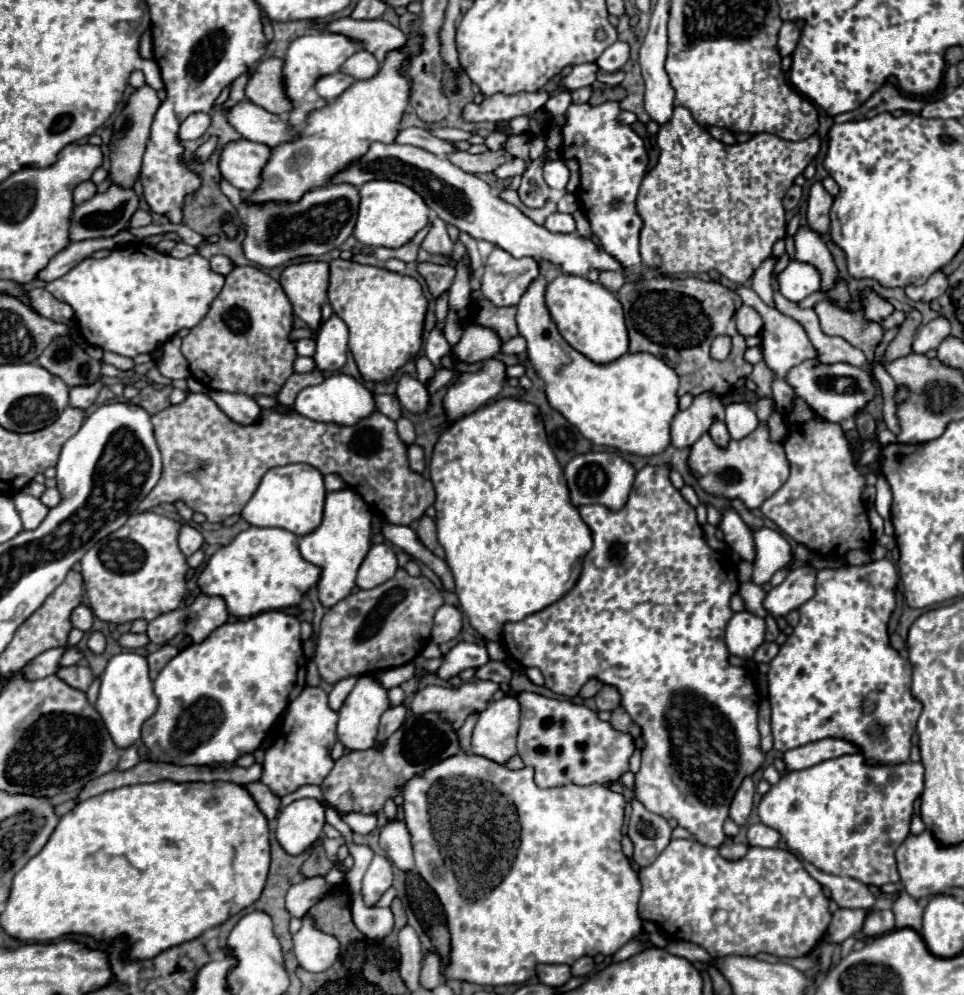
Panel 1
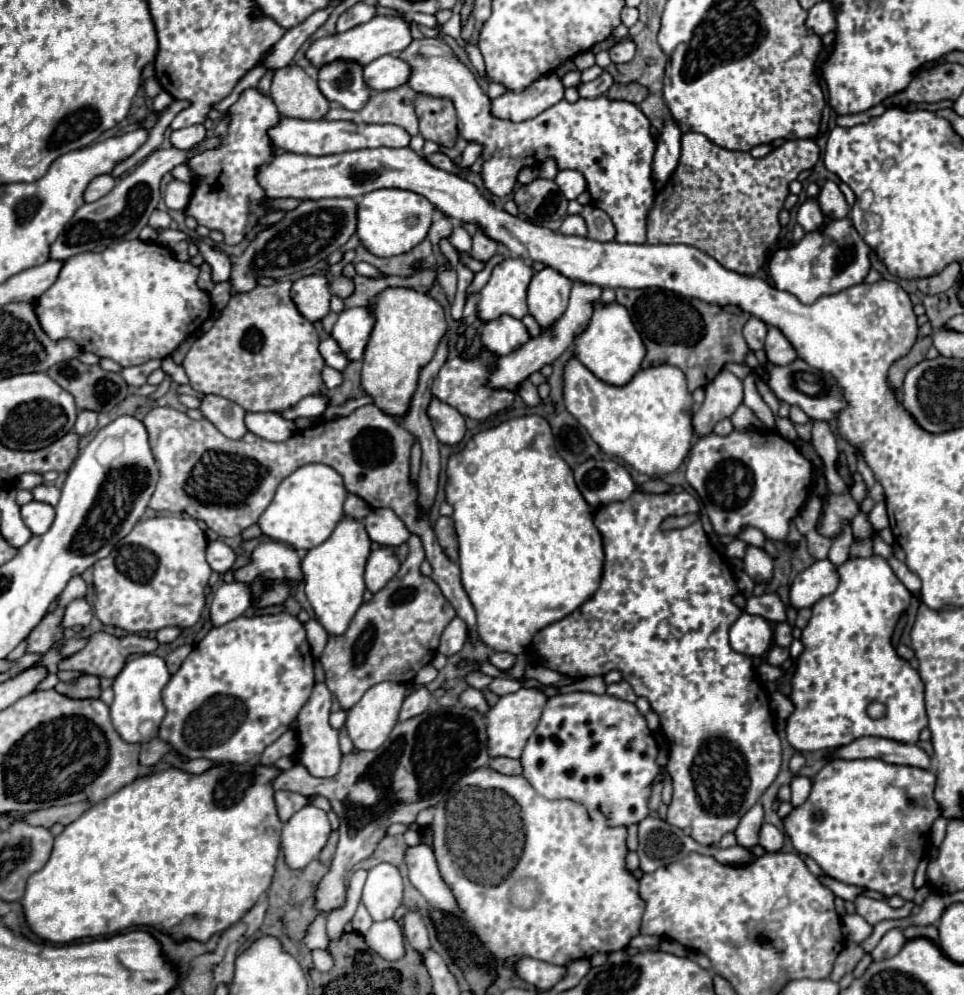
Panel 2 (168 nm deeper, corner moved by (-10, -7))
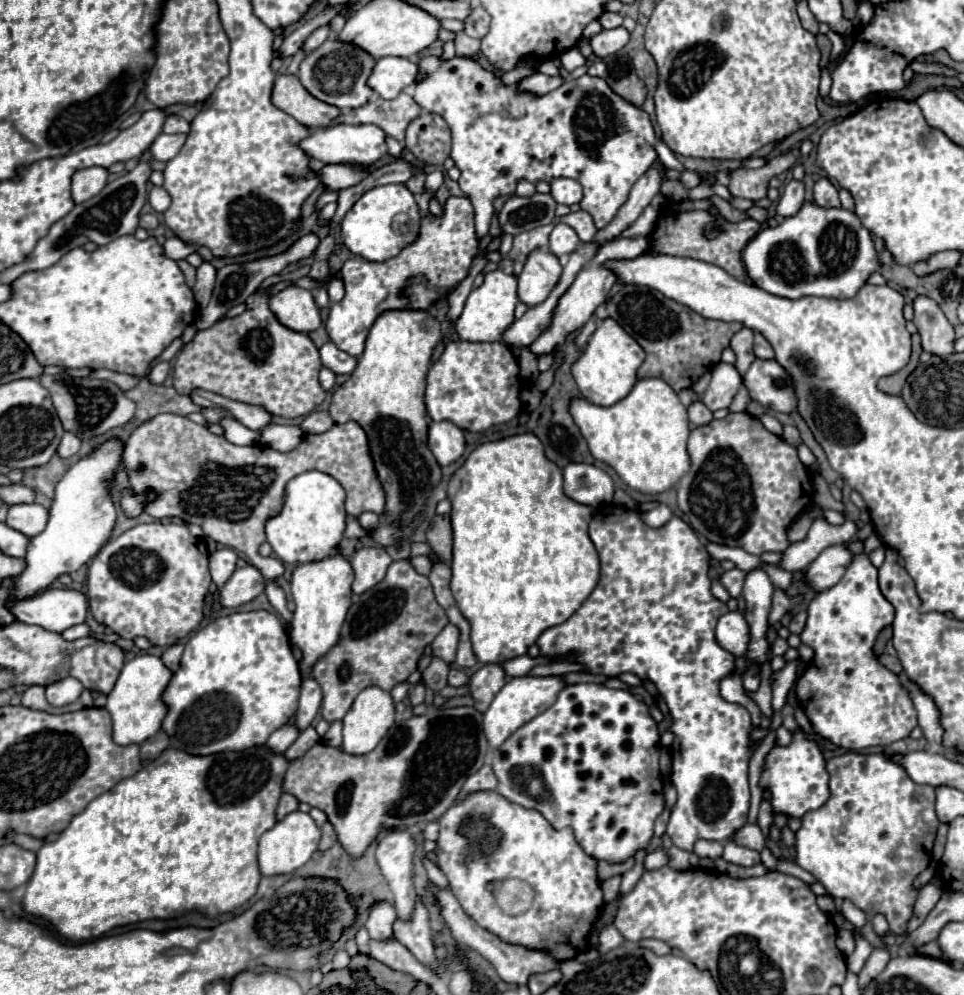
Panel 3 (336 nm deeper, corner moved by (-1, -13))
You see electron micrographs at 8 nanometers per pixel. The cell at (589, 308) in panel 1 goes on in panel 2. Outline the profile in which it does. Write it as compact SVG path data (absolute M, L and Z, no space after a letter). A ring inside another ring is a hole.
M594 301L592 309L594 313L590 317L590 325L586 325L586 329L574 339L574 353L598 379L610 385L624 385L640 369L640 363L646 355L640 333L636 331L626 307L620 303L614 301L604 305L602 301Z

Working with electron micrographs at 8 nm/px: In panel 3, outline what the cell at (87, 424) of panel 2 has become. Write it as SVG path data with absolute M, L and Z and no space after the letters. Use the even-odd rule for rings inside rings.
M65 433L63 439L61 439L61 445L59 445L59 449L57 449L57 455L59 455L61 459L69 459L69 457L77 455L79 447L81 447L79 437L73 437L73 433Z

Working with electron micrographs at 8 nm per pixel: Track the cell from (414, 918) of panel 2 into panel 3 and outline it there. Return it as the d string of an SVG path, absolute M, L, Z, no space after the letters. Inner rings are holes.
M407 829L389 831L377 845L375 857L385 875L393 895L399 919L413 913L415 885L413 885L413 855L417 849L415 837Z

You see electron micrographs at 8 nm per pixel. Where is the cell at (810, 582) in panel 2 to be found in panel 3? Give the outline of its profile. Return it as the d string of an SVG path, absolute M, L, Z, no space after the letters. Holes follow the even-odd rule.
M845 543L831 545L805 569L805 581L815 591L825 591L845 575L845 569L849 567L851 559L853 553Z

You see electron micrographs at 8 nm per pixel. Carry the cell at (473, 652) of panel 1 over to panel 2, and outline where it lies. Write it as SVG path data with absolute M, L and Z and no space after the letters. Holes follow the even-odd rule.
M492 653L490 655L490 659L488 659L494 667L498 667L498 669L510 669L512 665L514 665L514 655L512 653Z

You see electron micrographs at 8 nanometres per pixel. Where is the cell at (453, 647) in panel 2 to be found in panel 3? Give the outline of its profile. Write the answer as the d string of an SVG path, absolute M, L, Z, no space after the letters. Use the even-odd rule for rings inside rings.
M447 625L431 643L433 647L433 655L437 655L439 659L443 659L445 663L453 663L455 661L455 653L457 653L457 643L459 643L459 629L455 625Z

